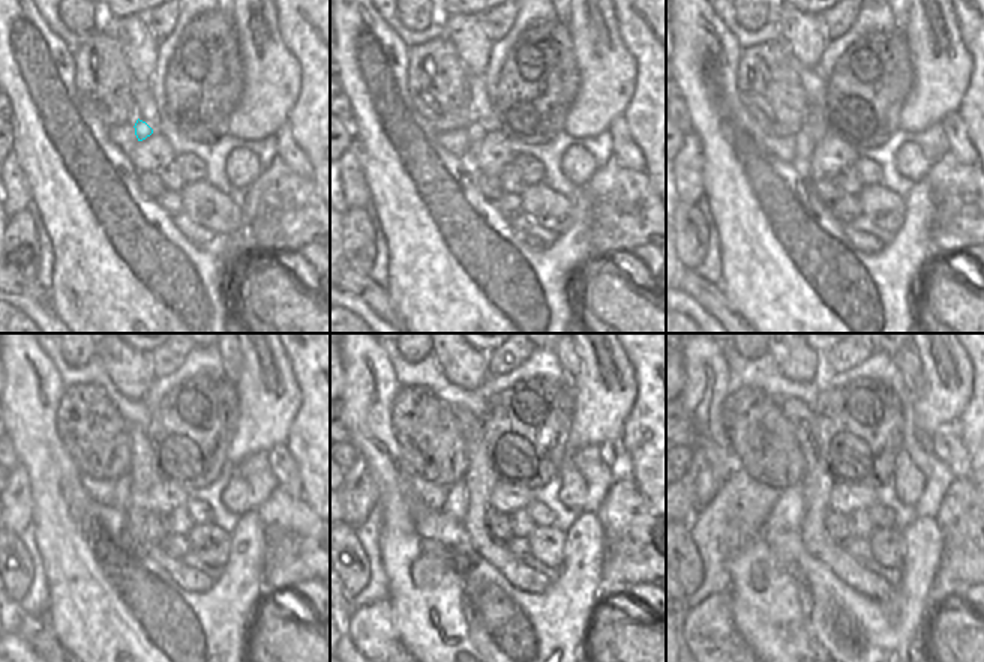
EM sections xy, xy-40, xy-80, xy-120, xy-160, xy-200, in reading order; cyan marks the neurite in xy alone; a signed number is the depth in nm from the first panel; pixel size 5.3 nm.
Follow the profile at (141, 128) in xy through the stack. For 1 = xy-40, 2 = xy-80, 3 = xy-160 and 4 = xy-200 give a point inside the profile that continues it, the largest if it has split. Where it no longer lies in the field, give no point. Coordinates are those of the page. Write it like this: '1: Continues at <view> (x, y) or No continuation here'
1: Continues at xy-40 (476, 131)
2: Continues at xy-80 (804, 144)
3: Continues at xy-160 (456, 502)
4: Continues at xy-200 (788, 512)

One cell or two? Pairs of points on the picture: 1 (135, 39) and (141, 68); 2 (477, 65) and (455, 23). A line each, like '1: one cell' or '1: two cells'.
1: one cell
2: one cell

